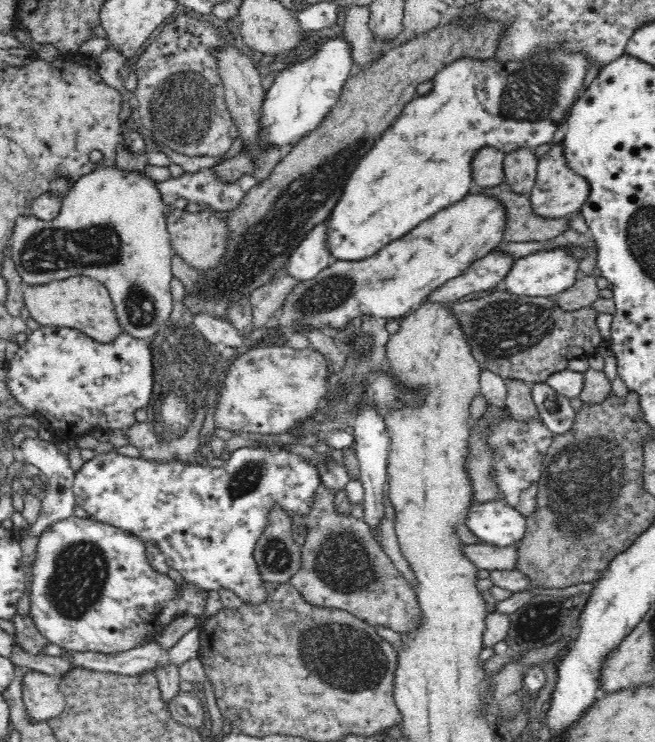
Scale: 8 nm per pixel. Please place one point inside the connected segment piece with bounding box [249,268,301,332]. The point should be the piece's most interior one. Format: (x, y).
(266, 301)

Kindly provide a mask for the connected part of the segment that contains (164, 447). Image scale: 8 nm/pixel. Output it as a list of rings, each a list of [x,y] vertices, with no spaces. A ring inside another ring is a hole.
[[[183,320],[174,330],[167,330],[165,325],[160,327],[150,338],[149,347],[154,369],[152,398],[146,408],[147,421],[136,421],[125,432],[129,444],[136,447],[145,459],[186,462],[184,458],[190,457],[191,464],[214,465],[220,459],[212,451],[210,442],[221,433],[213,429],[202,440],[200,432],[206,414],[217,412],[219,393],[225,386],[230,361],[222,359],[216,344],[208,341],[196,328],[191,330]],[[199,447],[198,455],[195,455],[194,451]]]

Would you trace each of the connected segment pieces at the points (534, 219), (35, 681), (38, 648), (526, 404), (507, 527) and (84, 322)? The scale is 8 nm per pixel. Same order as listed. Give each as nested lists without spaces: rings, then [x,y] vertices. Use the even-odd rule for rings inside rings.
[[[508,183],[482,189],[482,193],[498,197],[508,213],[505,241],[516,243],[544,242],[561,237],[570,229],[572,216],[548,218],[532,209],[530,193],[516,193]]]
[[[30,671],[23,678],[22,682],[23,703],[26,712],[32,719],[37,721],[47,721],[58,716],[65,706],[65,698],[58,688],[57,679],[52,675],[47,675],[40,671]]]
[[[32,612],[16,613],[10,617],[10,621],[14,624],[13,642],[30,656],[44,655],[44,650],[50,646],[50,639],[38,631],[38,627],[32,619]]]
[[[518,378],[504,379],[508,395],[506,399],[506,408],[508,412],[517,419],[529,419],[530,417],[538,417],[538,409],[534,407],[531,386],[525,381]]]
[[[500,500],[477,503],[465,522],[484,542],[498,546],[521,540],[527,524],[527,518]]]
[[[80,275],[41,285],[24,285],[22,298],[31,318],[40,325],[76,327],[99,343],[110,343],[123,333],[114,311],[114,301],[98,279]]]

